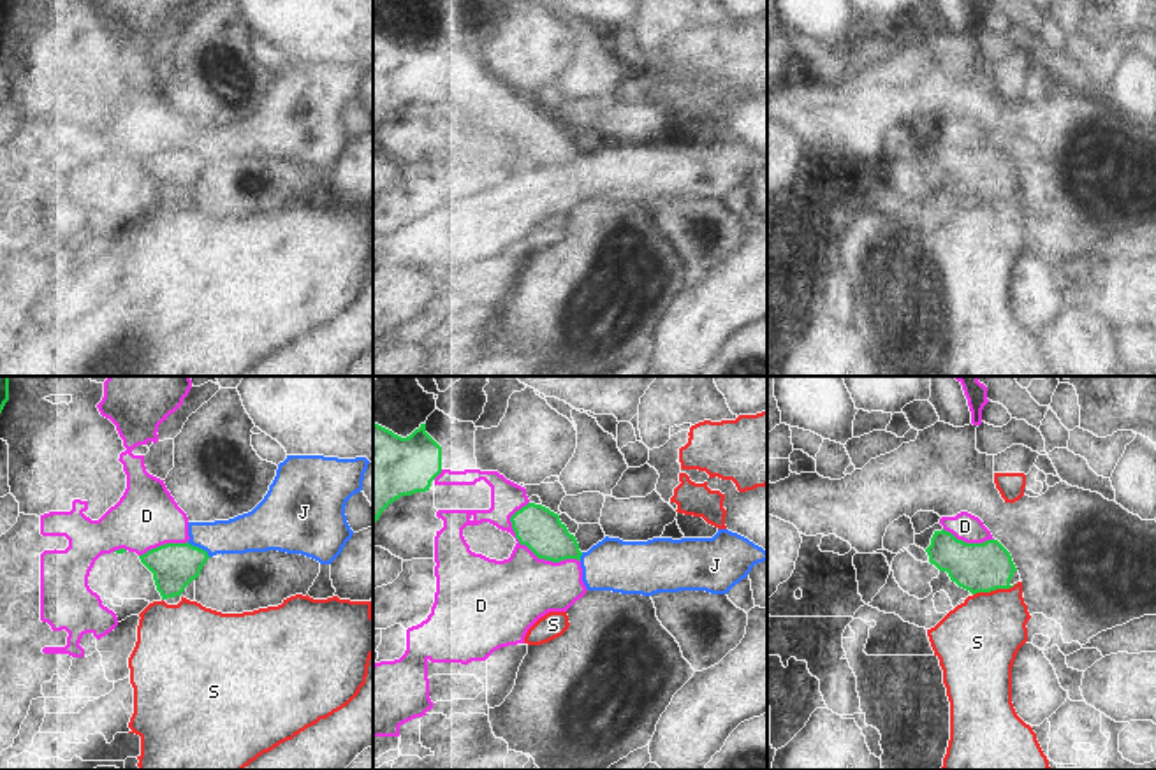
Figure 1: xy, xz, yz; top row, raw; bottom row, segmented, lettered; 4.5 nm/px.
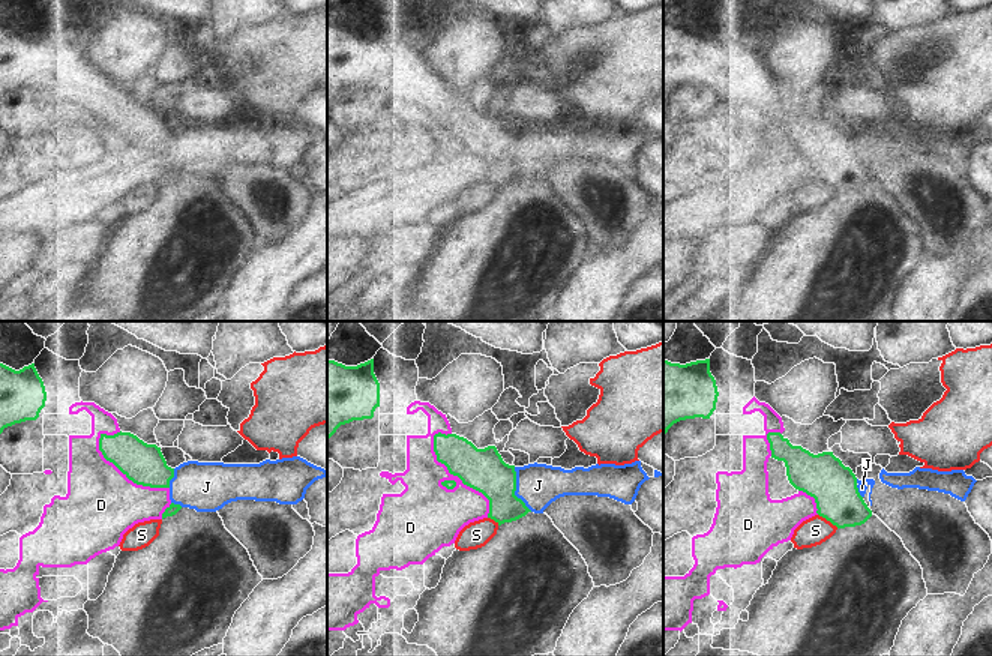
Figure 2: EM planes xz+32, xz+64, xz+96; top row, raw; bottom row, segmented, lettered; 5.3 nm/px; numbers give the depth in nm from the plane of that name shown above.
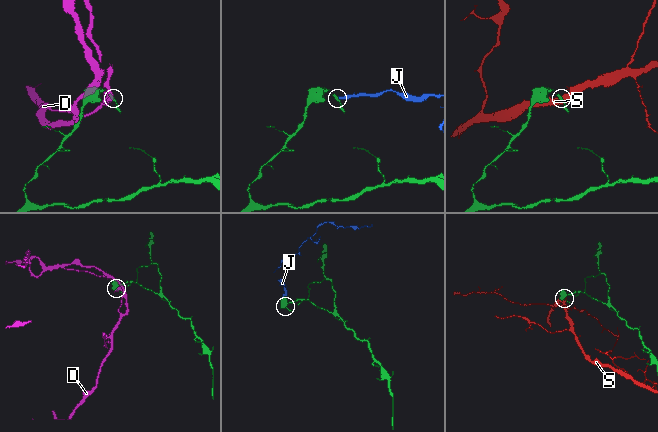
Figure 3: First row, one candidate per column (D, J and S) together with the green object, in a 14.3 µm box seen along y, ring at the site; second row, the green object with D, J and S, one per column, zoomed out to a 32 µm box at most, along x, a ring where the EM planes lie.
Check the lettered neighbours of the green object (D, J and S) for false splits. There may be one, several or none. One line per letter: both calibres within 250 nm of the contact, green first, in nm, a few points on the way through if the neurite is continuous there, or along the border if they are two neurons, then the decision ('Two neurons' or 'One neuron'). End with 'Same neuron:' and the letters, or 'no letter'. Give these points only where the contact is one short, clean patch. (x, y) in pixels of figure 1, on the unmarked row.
D: Thickness 200 nm (green) against 360 nm. Two neurons
J: Thickness 200 nm (green) against 180 nm. Boundary: xy (187, 148), (201, 153), (210, 162). Two neurons
S: Thickness 220 nm (green) against 360 nm. Two neurons
Same neuron: no letter

